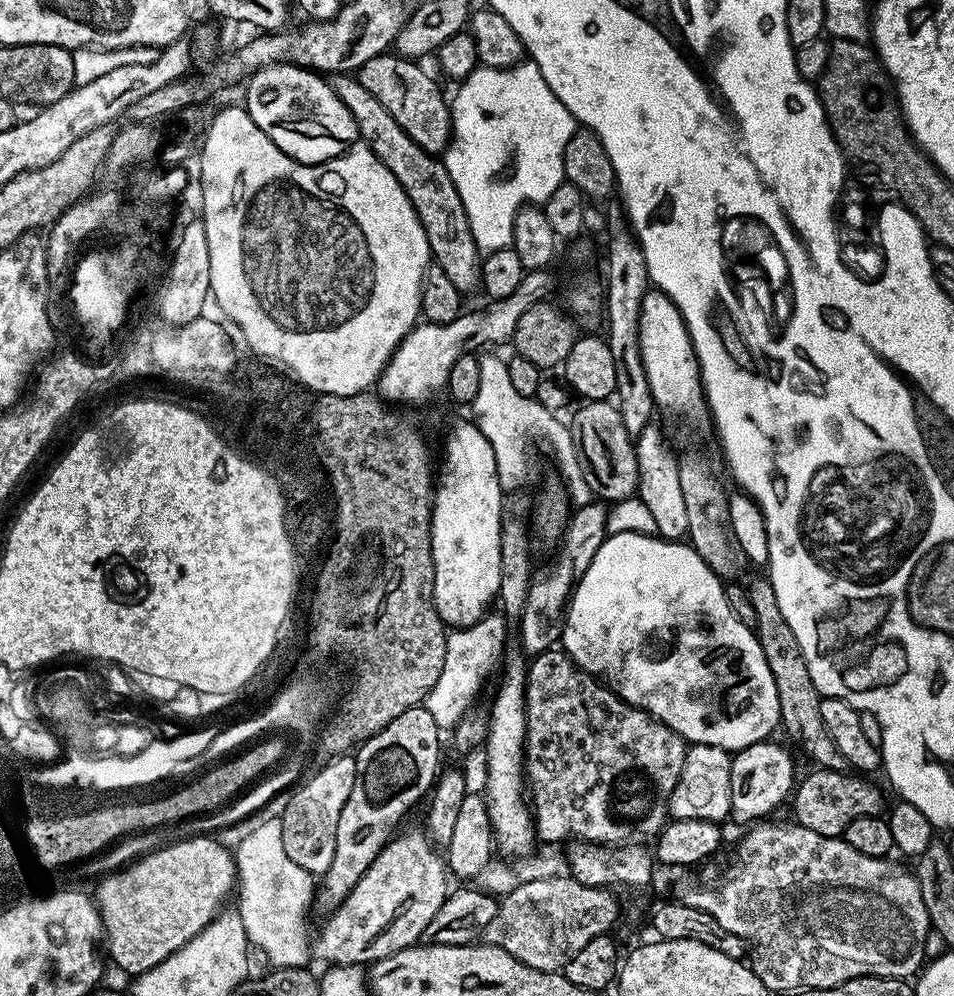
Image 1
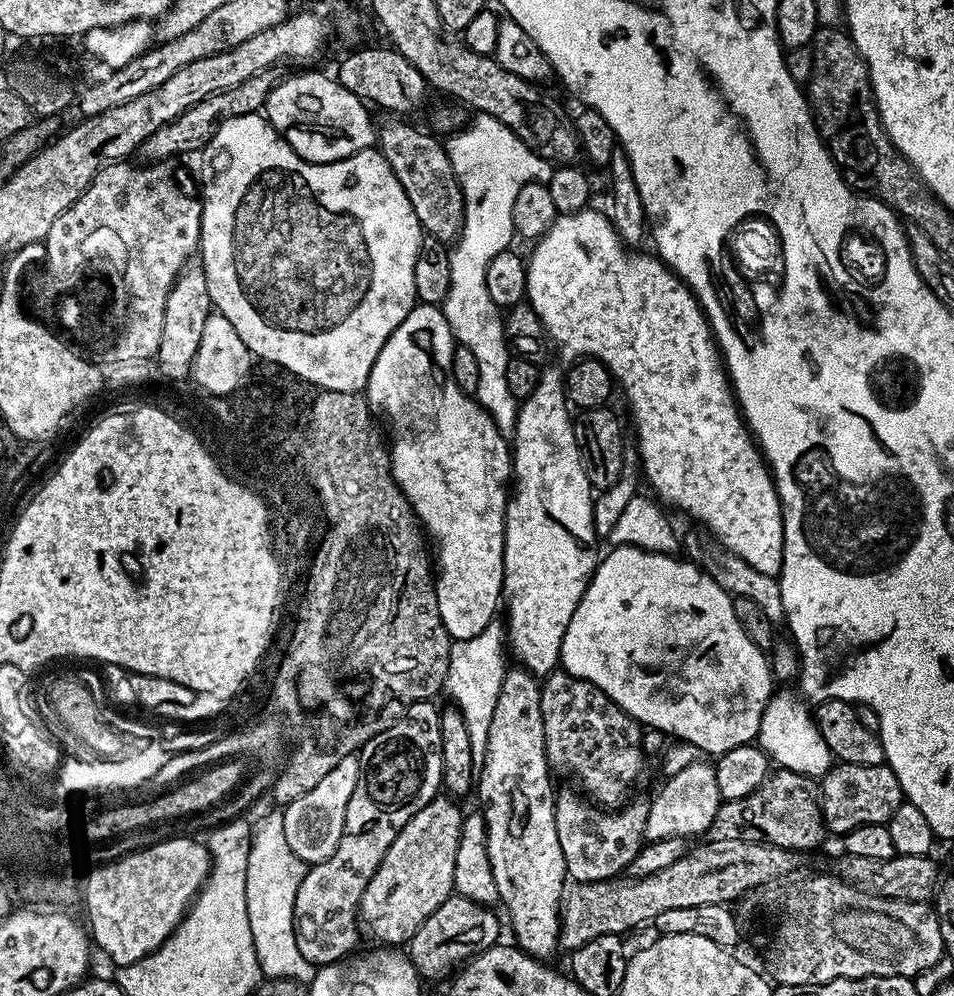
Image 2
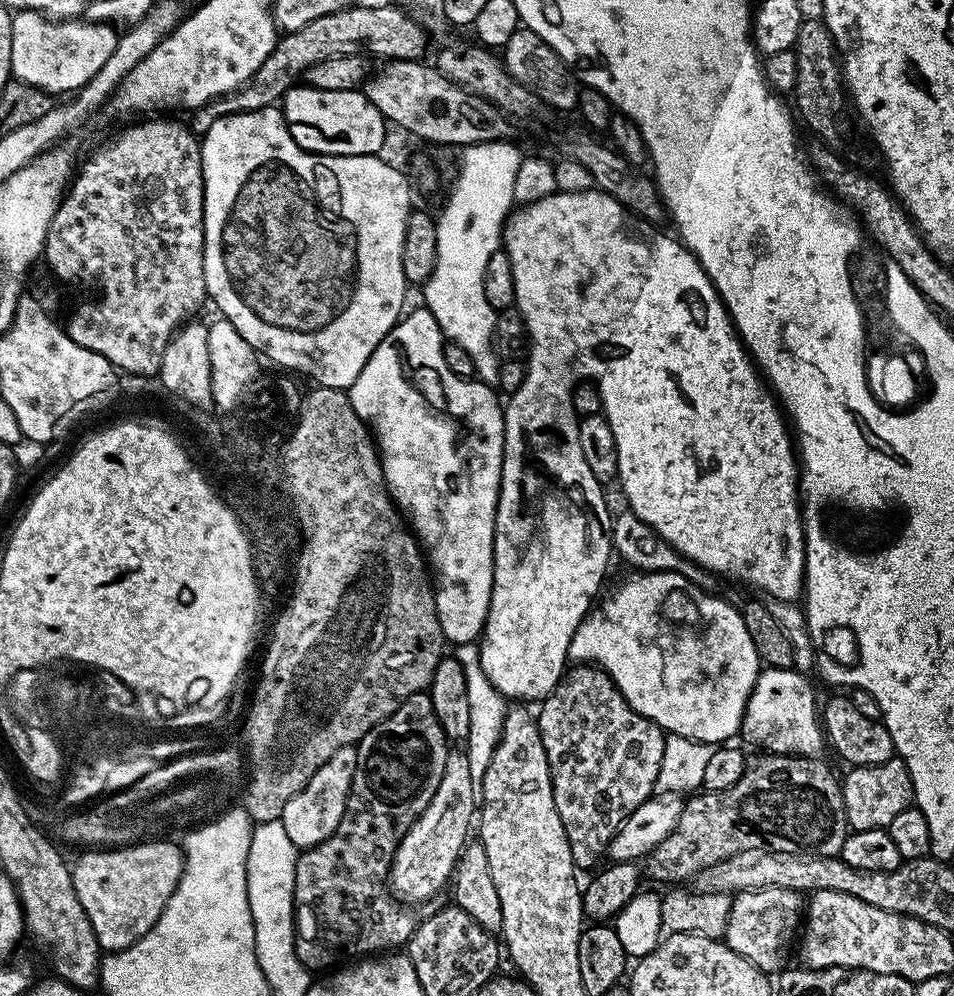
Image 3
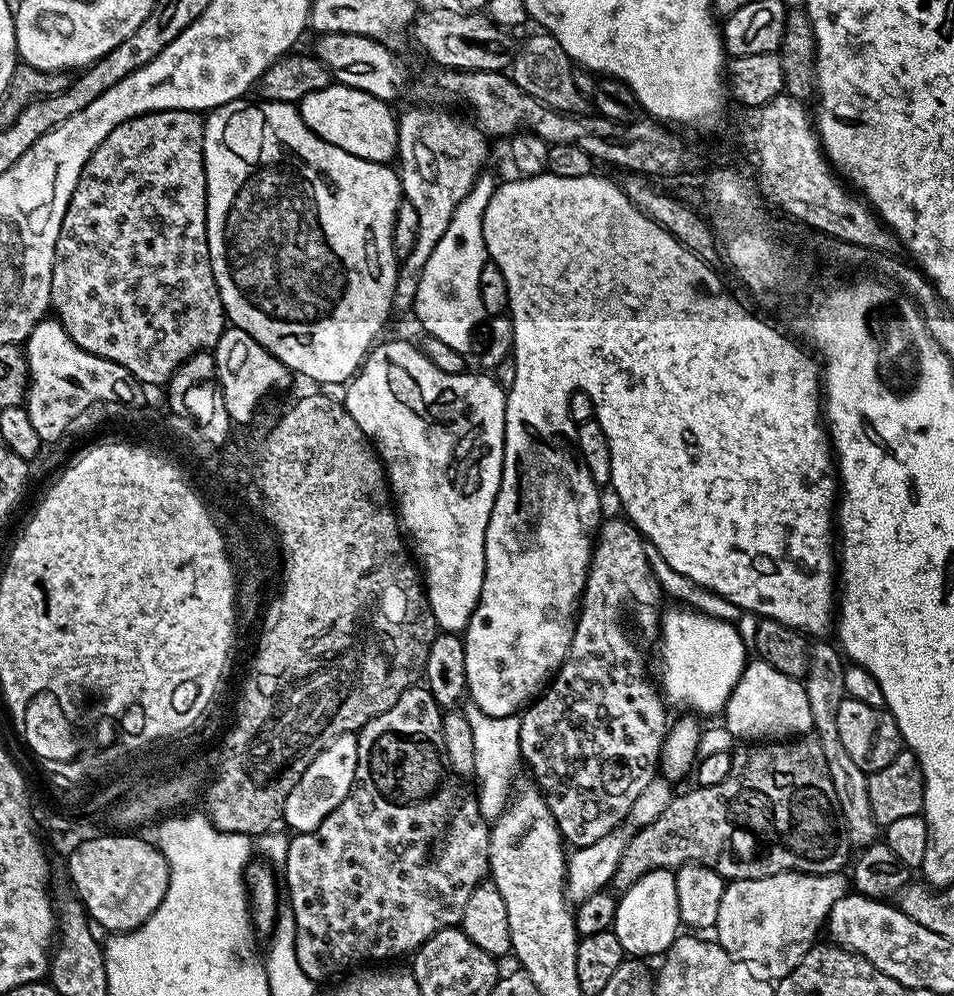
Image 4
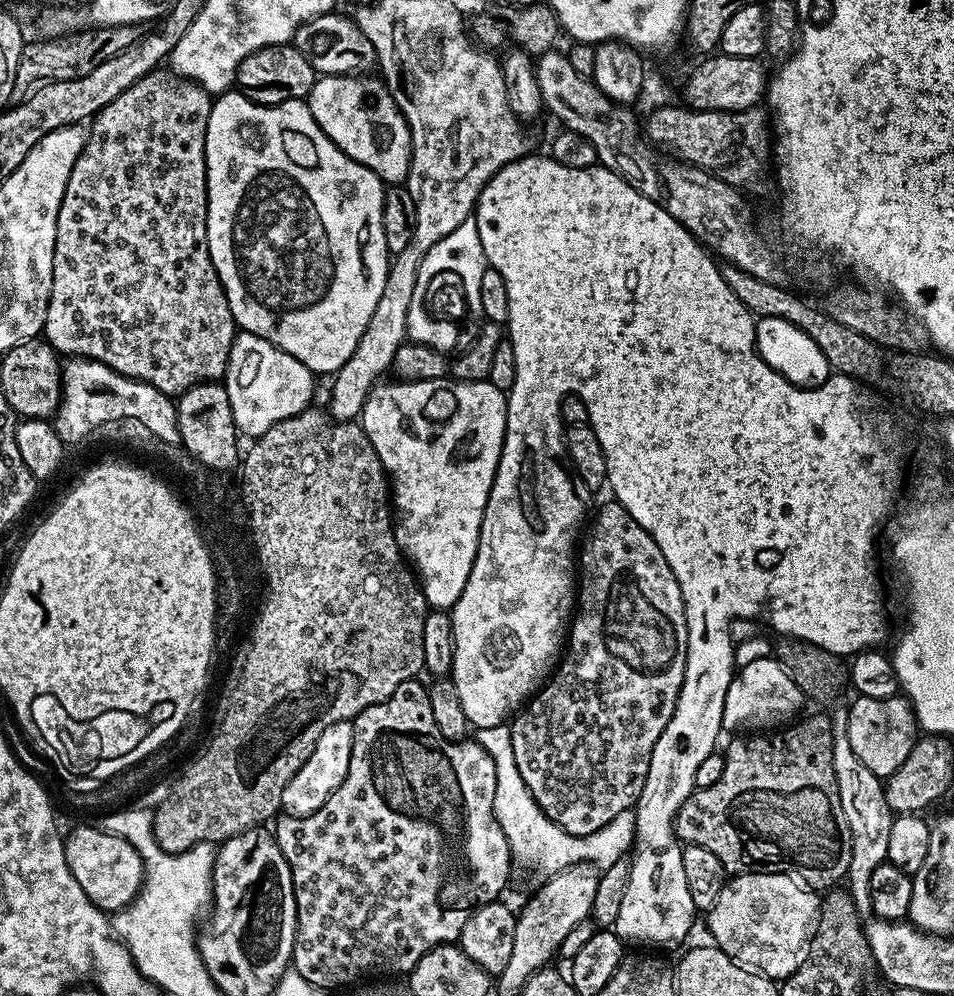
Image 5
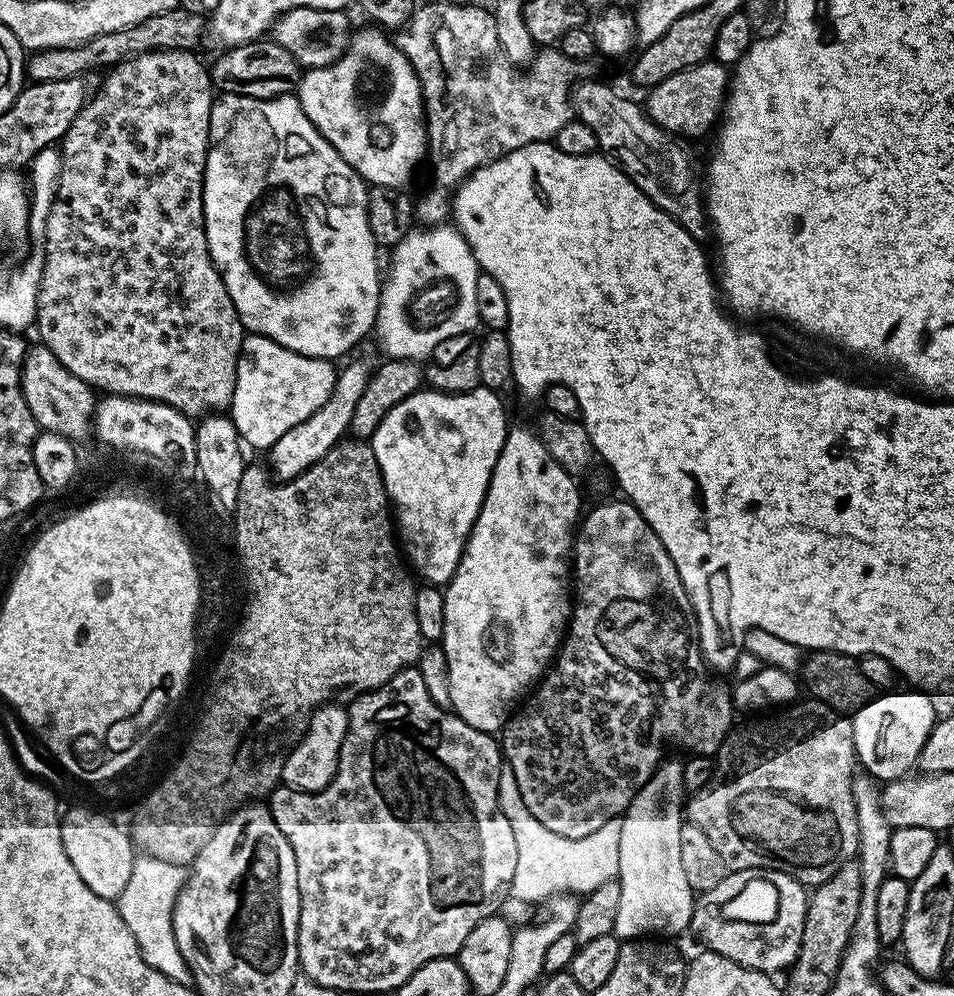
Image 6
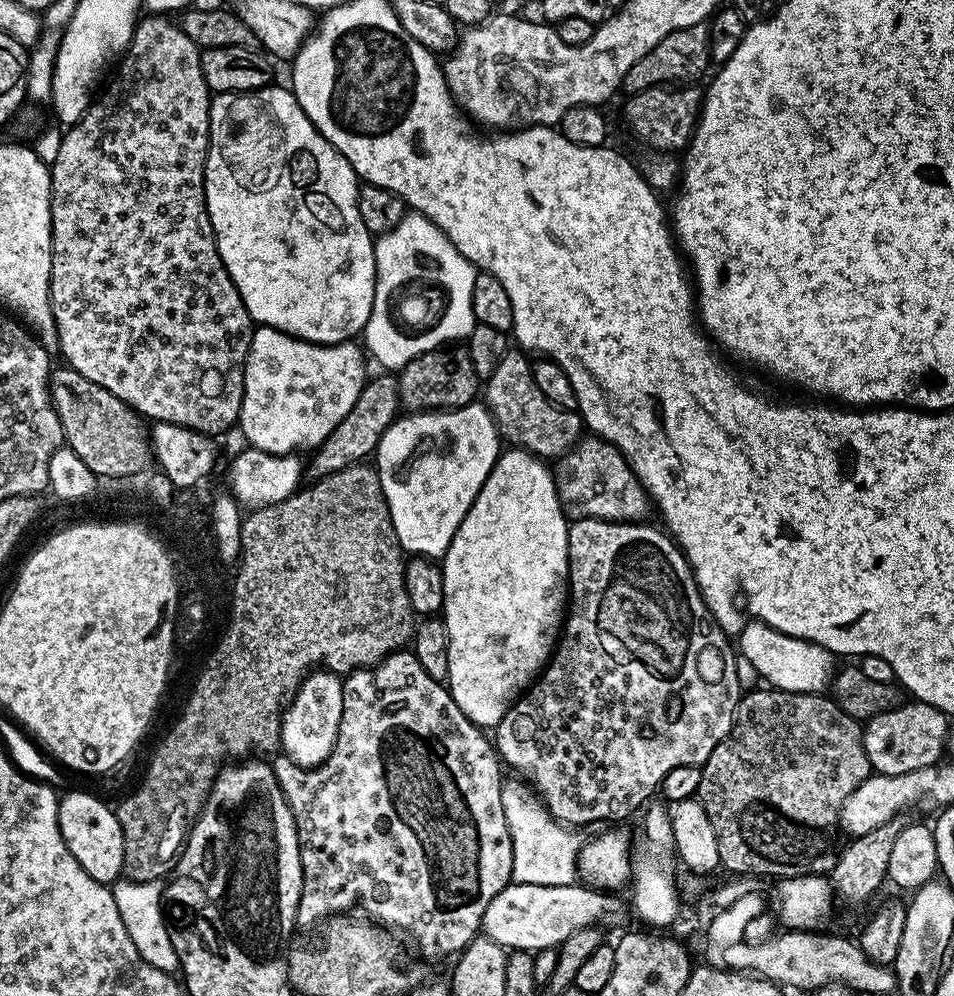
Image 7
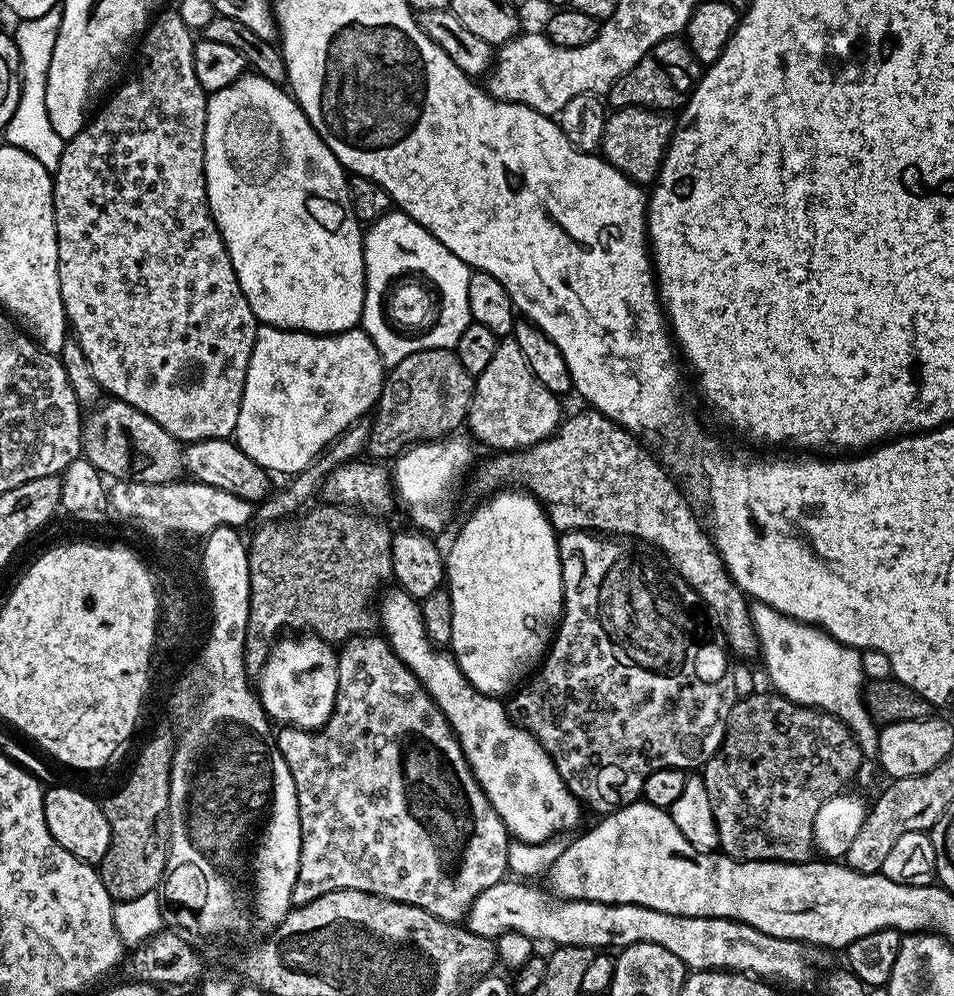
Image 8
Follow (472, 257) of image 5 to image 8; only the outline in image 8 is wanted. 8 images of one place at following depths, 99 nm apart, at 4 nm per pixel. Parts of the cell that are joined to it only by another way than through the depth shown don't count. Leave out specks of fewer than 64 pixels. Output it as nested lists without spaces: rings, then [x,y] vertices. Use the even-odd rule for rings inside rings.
[[[390,210],[382,218],[375,220],[364,232],[364,314],[362,317],[362,330],[372,339],[374,346],[378,346],[380,357],[385,365],[391,366],[402,362],[402,358],[410,358],[418,350],[431,348],[455,349],[458,338],[462,338],[462,330],[470,323],[468,314],[468,278],[470,269],[468,265],[456,257],[453,252],[446,250],[434,234],[430,234],[419,224],[414,222],[405,212]],[[402,270],[426,270],[444,290],[446,304],[442,312],[442,320],[424,340],[402,340],[394,336],[380,318],[378,300],[384,290],[386,280],[400,278]]]

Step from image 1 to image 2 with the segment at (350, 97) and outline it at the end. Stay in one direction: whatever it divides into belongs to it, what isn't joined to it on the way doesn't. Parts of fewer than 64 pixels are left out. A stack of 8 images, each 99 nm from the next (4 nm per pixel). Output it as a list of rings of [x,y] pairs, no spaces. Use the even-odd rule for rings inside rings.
[[[388,118],[384,125],[379,125],[378,150],[386,158],[390,170],[394,170],[394,178],[402,182],[402,190],[406,190],[406,198],[410,198],[410,206],[414,206],[421,229],[441,243],[451,245],[464,228],[464,195],[447,147],[439,144],[431,131],[423,132],[404,120],[407,119]]]

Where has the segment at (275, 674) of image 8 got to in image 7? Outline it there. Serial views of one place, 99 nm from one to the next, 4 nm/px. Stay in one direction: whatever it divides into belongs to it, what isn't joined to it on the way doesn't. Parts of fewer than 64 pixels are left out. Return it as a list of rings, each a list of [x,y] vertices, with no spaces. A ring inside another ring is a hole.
[[[313,670],[305,676],[296,695],[285,707],[280,721],[280,748],[283,755],[303,768],[317,768],[332,753],[332,747],[342,722],[341,677],[327,670]]]

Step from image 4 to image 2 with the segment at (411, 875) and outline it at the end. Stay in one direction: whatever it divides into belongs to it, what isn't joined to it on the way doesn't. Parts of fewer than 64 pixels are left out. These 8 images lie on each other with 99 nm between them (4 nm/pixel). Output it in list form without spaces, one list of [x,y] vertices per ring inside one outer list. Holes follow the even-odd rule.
[[[423,700],[410,706],[394,726],[374,734],[358,753],[360,777],[346,806],[342,838],[328,860],[305,871],[294,902],[296,941],[306,962],[317,966],[332,964],[357,951],[358,909],[370,878],[374,878],[402,826],[441,791],[444,778],[441,709],[434,705],[432,700]]]

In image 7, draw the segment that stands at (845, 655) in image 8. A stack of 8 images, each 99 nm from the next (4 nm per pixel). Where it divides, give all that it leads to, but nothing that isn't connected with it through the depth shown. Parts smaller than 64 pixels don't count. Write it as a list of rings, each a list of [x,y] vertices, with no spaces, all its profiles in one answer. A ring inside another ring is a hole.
[[[749,621],[737,641],[739,655],[753,663],[761,679],[771,687],[790,693],[823,693],[834,679],[833,653],[808,640],[782,634],[760,621]]]

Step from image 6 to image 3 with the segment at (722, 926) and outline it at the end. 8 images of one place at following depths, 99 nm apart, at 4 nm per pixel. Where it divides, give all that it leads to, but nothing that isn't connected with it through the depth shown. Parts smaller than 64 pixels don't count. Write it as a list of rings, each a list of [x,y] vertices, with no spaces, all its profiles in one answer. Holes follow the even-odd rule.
[[[755,888],[749,892],[735,893],[732,896],[730,922],[726,926],[723,943],[742,958],[749,960],[758,971],[765,974],[779,974],[785,971],[789,963],[788,951],[791,948],[793,951],[794,941],[801,931],[805,912],[805,897],[794,890]]]

